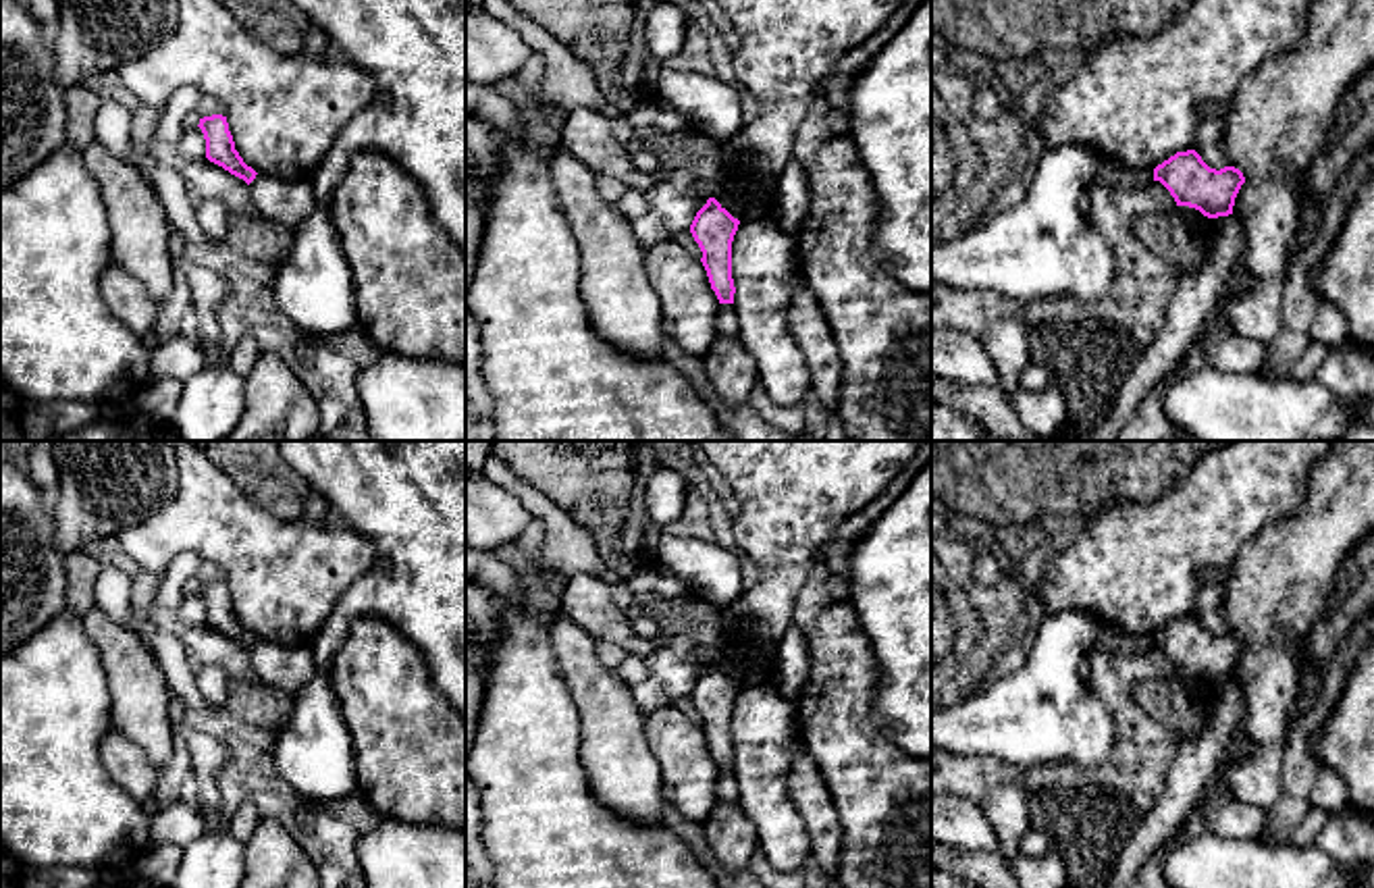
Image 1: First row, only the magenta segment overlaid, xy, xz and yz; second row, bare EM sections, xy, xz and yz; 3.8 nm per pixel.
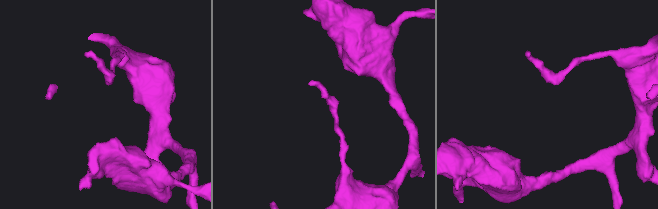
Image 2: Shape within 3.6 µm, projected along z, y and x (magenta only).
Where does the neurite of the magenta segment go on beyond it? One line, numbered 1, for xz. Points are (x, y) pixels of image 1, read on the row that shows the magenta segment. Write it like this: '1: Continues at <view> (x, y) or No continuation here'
1: No continuation here

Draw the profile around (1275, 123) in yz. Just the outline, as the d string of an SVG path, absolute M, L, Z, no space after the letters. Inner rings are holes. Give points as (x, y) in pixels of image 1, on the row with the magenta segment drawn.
M1312 0L1305 8L1303 37L1291 50L1264 60L1228 102L1210 106L1224 114L1220 146L1228 166L1245 177L1233 214L1245 231L1245 247L1237 262L1253 279L1253 287L1224 304L1228 327L1239 337L1270 347L1276 343L1287 247L1299 223L1301 177L1320 152L1341 98L1372 64L1374 0Z

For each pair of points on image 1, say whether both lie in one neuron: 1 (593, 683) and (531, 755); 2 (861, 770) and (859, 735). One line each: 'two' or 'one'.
1: two
2: one

